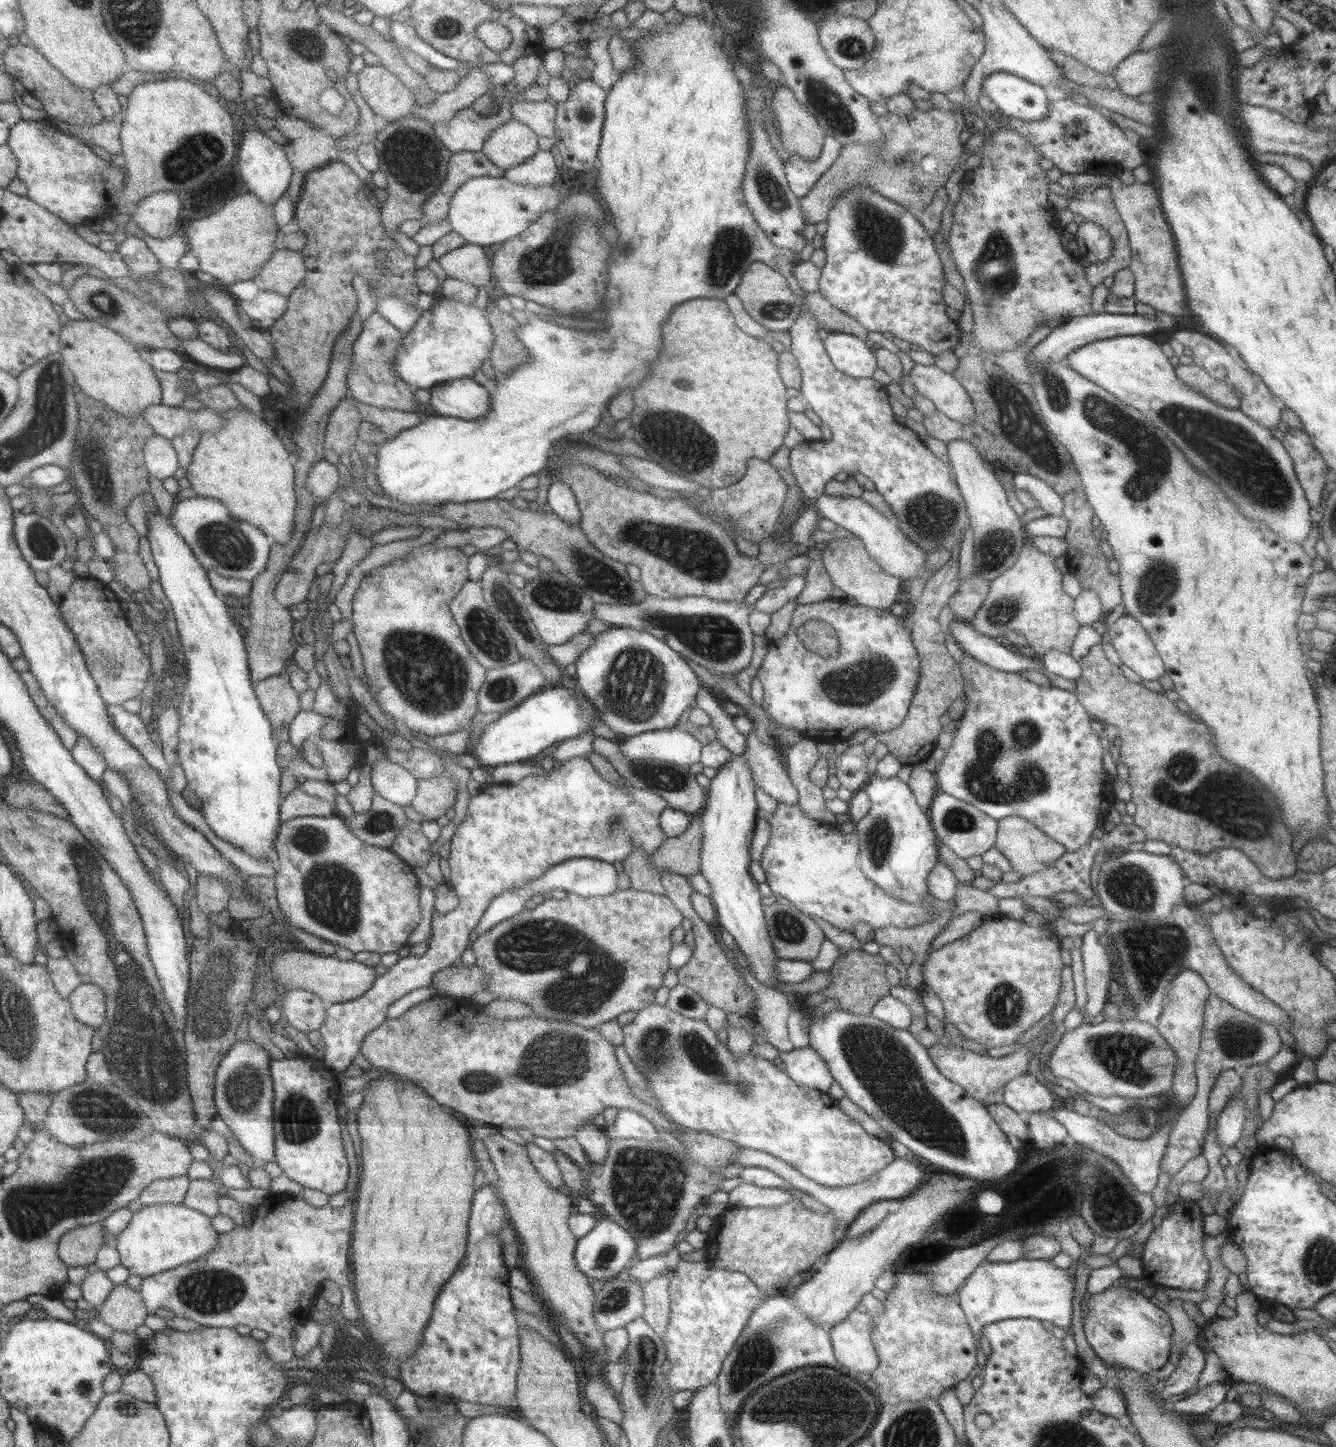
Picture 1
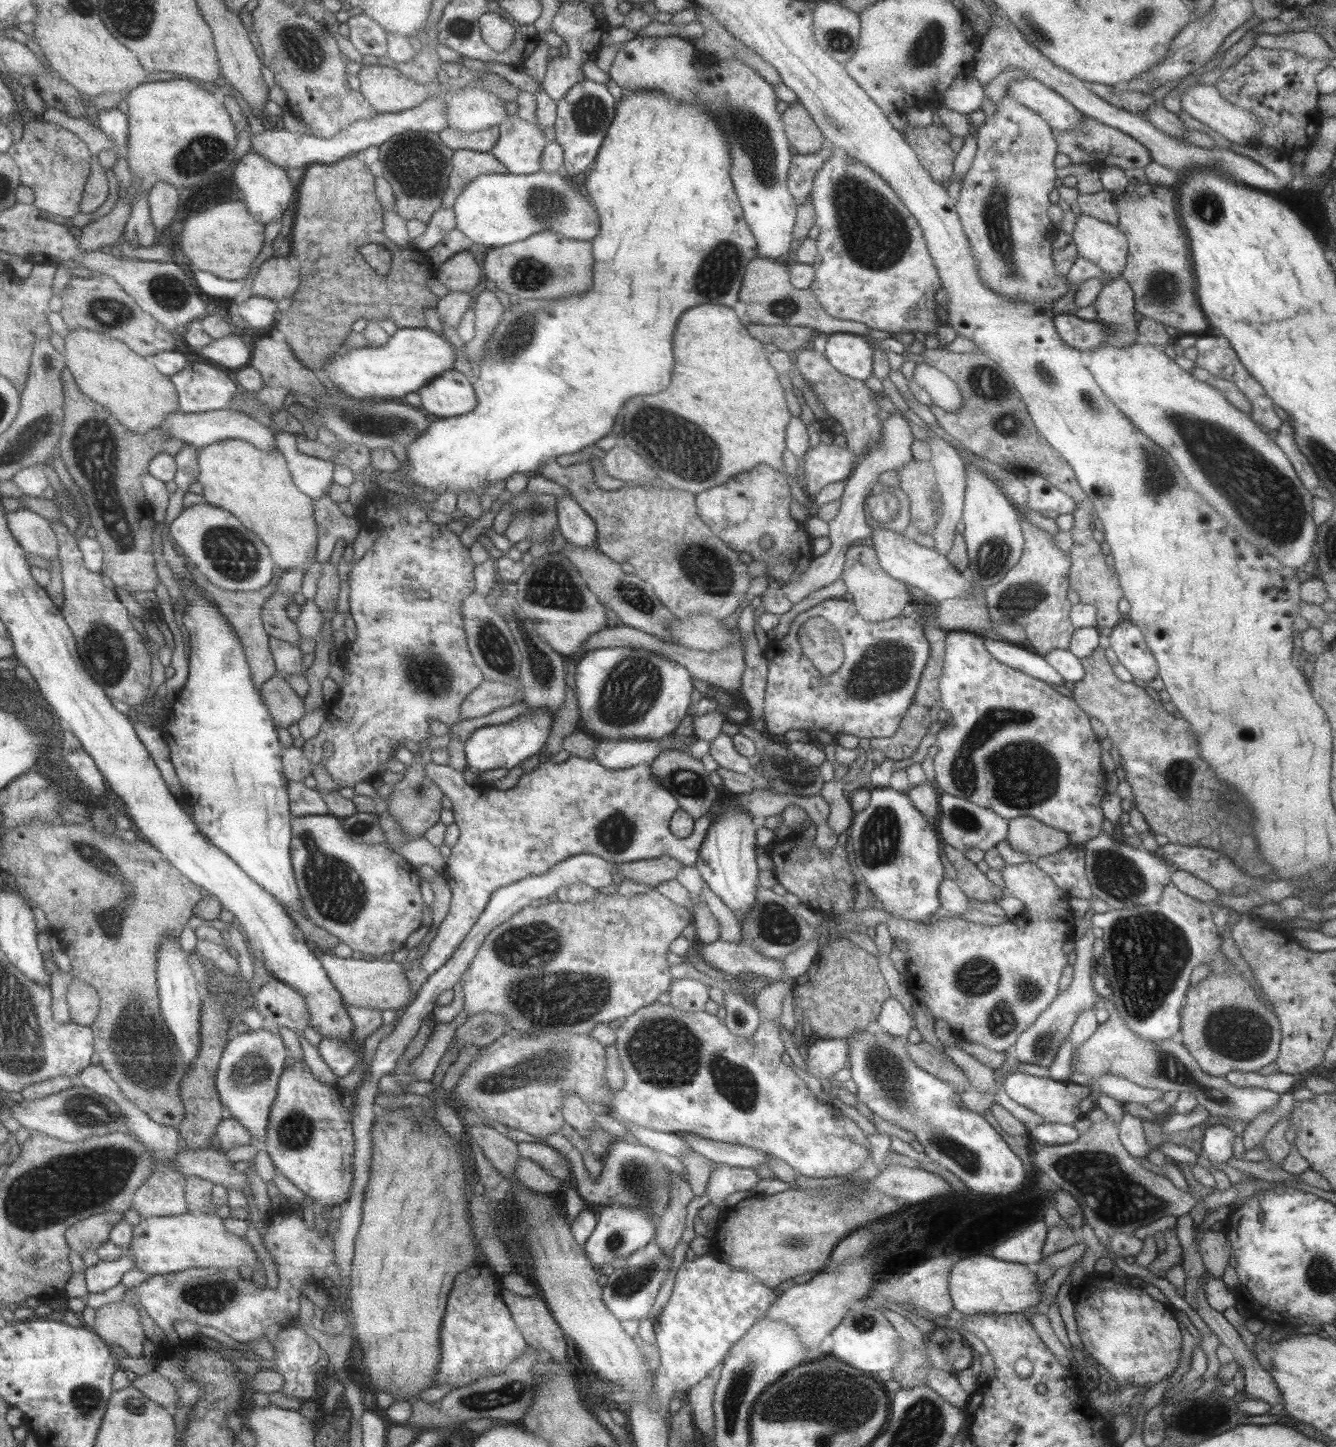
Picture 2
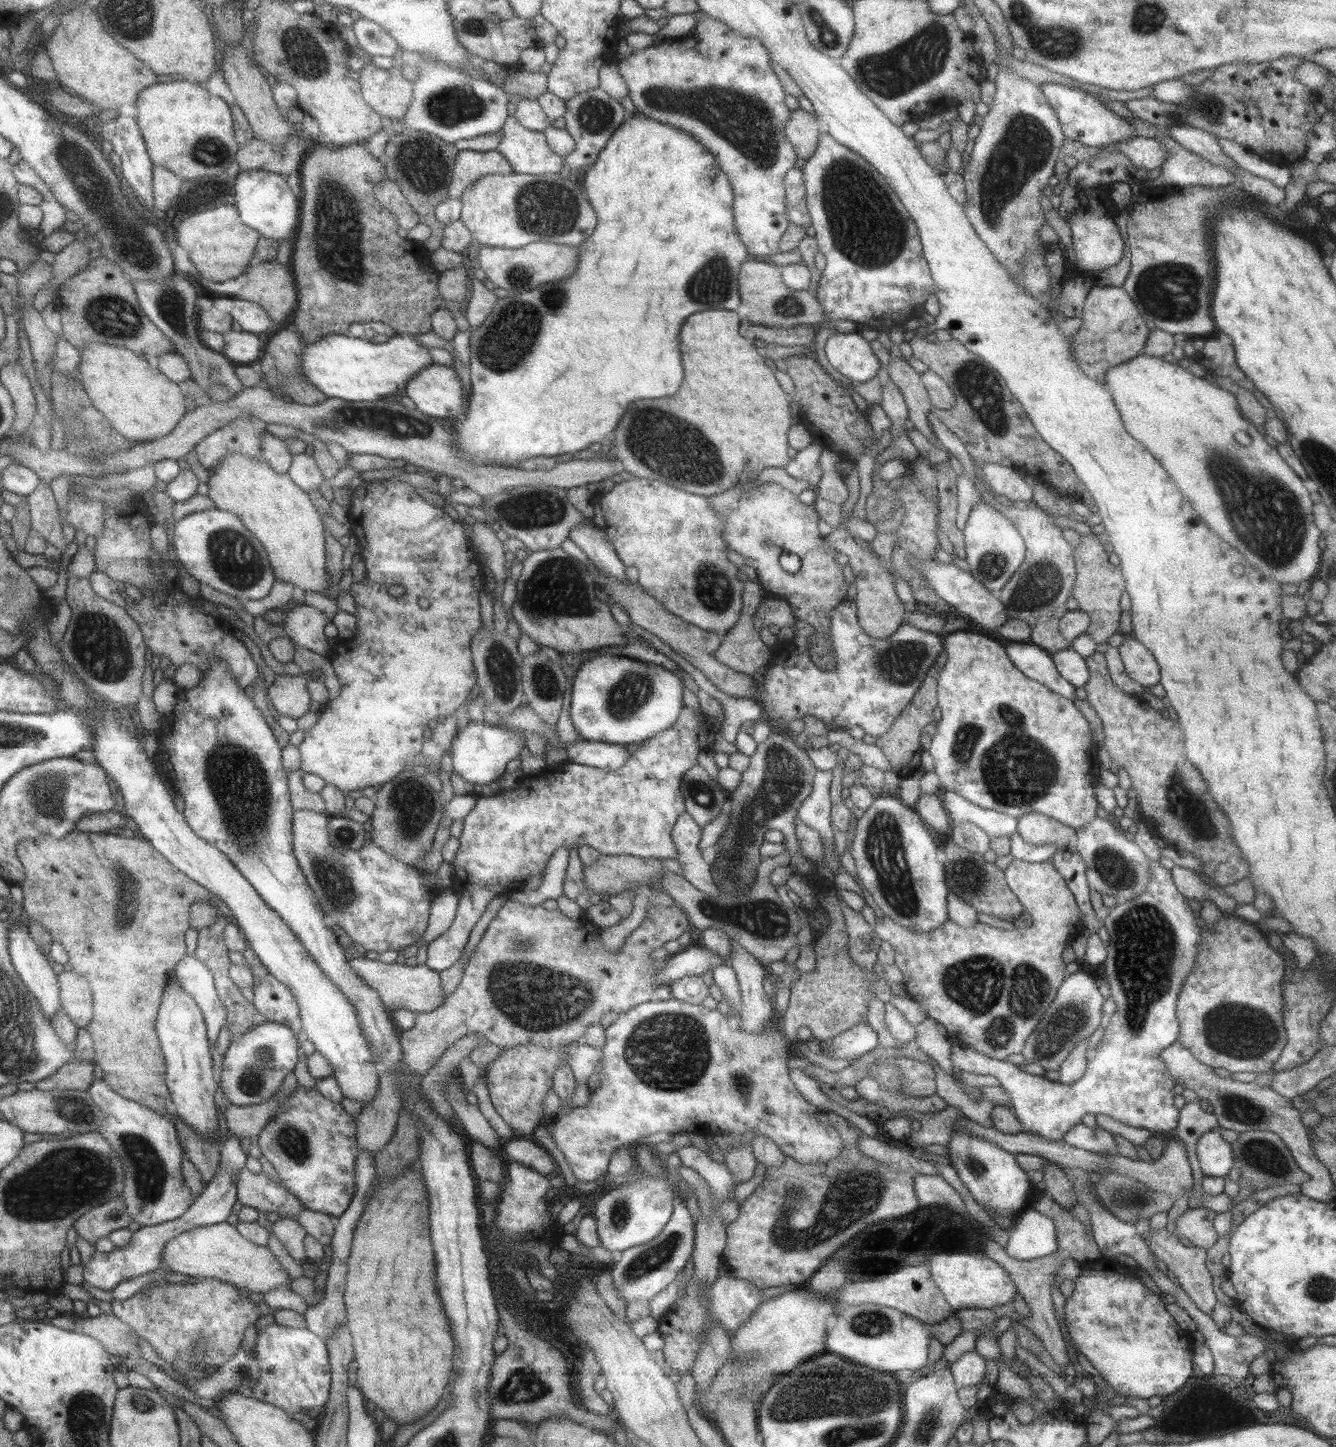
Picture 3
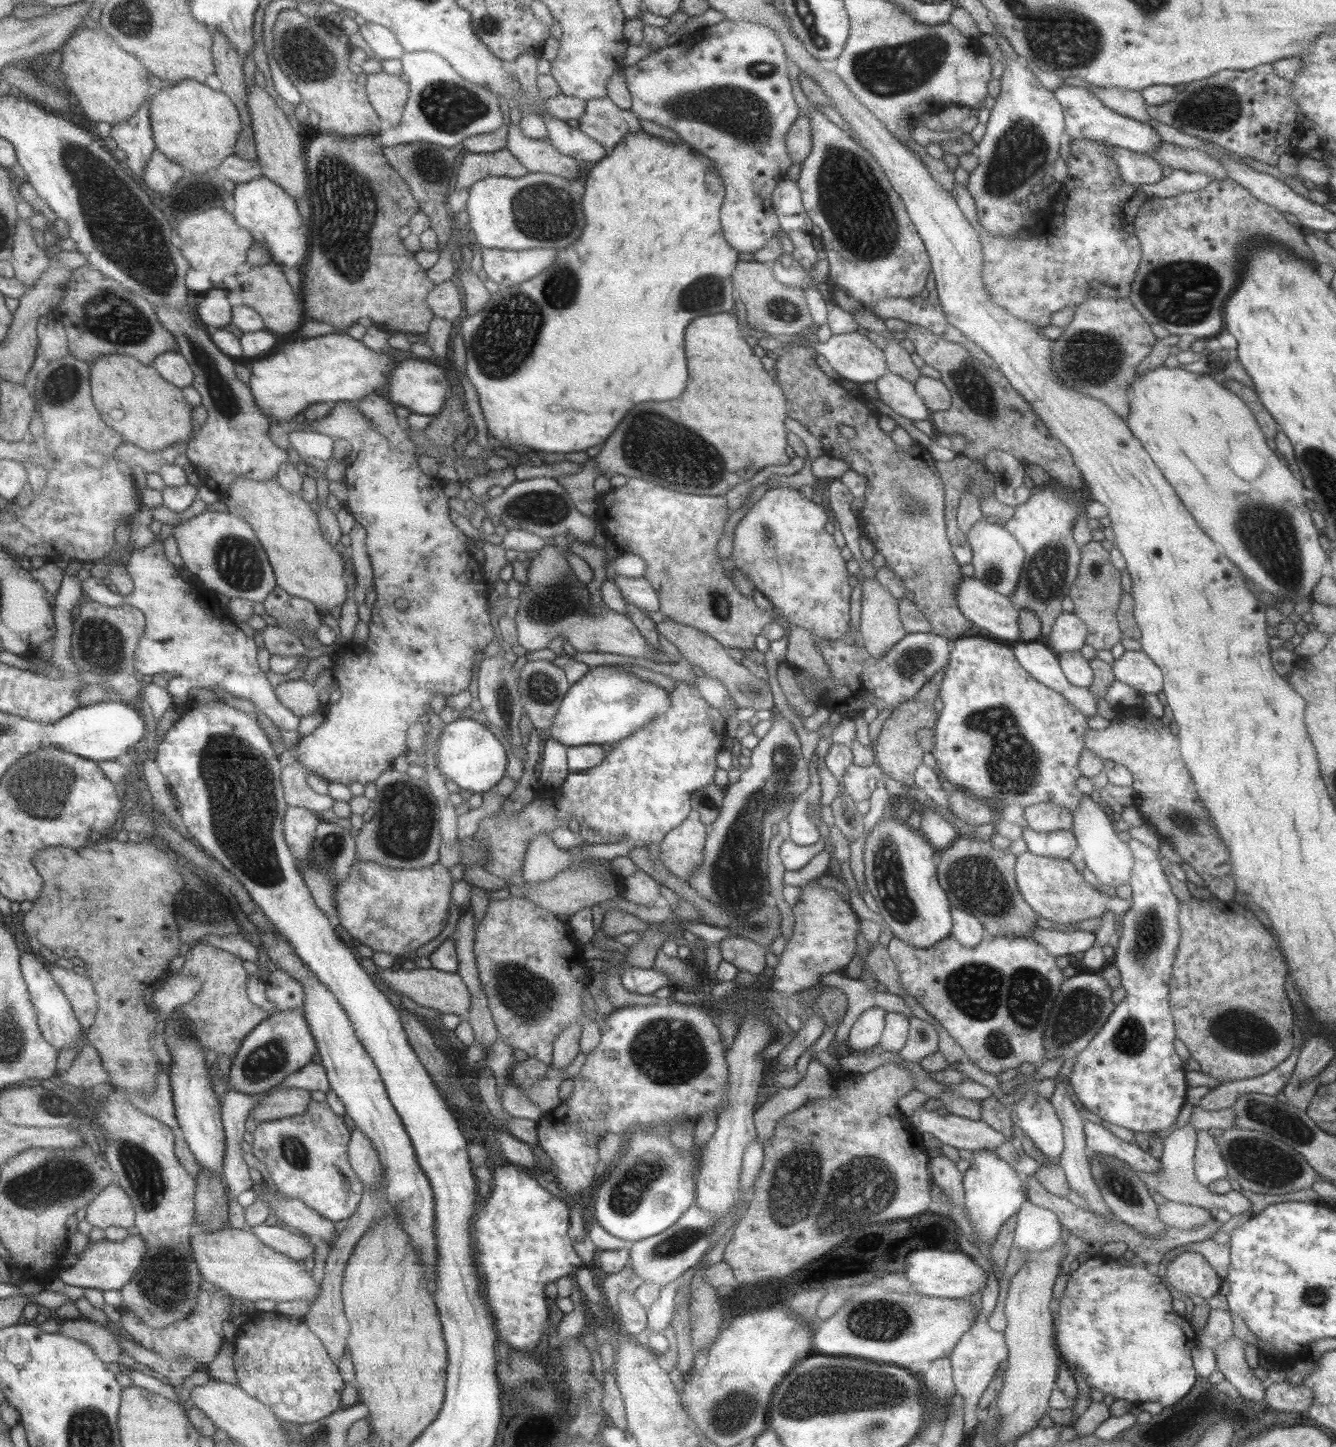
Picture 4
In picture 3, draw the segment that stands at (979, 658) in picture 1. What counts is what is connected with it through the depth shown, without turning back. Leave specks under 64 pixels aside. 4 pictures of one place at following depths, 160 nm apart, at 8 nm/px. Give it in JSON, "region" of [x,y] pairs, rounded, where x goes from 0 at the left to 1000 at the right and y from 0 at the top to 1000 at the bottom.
{"region":[[[754,444],[752,446],[754,455],[760,460],[769,469],[781,473],[788,478],[803,484],[805,475],[795,467],[793,467],[785,451],[772,444]]]}

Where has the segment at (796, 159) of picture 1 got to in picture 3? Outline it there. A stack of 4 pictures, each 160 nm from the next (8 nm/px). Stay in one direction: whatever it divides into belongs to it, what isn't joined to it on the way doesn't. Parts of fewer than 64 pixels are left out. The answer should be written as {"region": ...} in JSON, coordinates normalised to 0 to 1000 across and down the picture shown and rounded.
{"region":[[[593,115],[587,122],[588,147],[591,154],[606,156],[603,140],[602,123],[600,116]]]}

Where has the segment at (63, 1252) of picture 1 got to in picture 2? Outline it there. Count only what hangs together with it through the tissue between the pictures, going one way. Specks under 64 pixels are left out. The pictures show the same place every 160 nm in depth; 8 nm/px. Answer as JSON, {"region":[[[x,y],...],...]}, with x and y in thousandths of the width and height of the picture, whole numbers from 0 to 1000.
{"region":[[[79,838],[73,839],[55,846],[50,851],[52,861],[59,867],[67,864],[73,865],[76,860],[82,858],[83,851],[89,844],[92,843],[92,838]]]}

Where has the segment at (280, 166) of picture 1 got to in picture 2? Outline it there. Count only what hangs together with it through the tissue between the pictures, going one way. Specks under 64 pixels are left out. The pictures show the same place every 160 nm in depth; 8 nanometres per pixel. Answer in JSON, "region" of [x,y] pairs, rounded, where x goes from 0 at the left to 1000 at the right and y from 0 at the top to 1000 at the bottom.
{"region":[[[185,104],[177,111],[174,115],[174,124],[177,130],[182,133],[182,139],[189,149],[192,149],[198,155],[201,153],[210,152],[210,148],[216,141],[216,137],[222,131],[214,122],[214,117],[200,111],[193,105]]]}

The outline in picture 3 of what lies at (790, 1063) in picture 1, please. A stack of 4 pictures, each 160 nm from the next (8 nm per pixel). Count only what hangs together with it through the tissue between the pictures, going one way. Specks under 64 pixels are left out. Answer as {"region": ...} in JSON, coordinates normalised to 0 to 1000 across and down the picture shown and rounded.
{"region":[[[648,706],[641,708],[624,716],[620,720],[620,728],[622,731],[642,731],[644,729],[657,723],[656,715]]]}

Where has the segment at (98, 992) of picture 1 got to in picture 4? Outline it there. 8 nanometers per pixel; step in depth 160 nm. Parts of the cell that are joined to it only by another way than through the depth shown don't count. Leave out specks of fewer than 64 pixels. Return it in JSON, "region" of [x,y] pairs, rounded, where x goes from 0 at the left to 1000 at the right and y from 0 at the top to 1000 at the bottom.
{"region":[[[43,667],[38,668],[38,672],[40,673],[41,679],[46,681],[53,692],[61,709],[64,712],[68,710],[74,699],[74,689],[70,679],[64,673],[61,674]]]}

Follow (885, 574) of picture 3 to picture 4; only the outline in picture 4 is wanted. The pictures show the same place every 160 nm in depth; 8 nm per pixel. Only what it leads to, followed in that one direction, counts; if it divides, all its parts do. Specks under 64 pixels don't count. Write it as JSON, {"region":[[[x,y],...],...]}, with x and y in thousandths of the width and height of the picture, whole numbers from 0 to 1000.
{"region":[[[646,399],[644,414],[644,439],[650,453],[659,455],[678,437],[672,424],[672,415],[655,399]]]}

